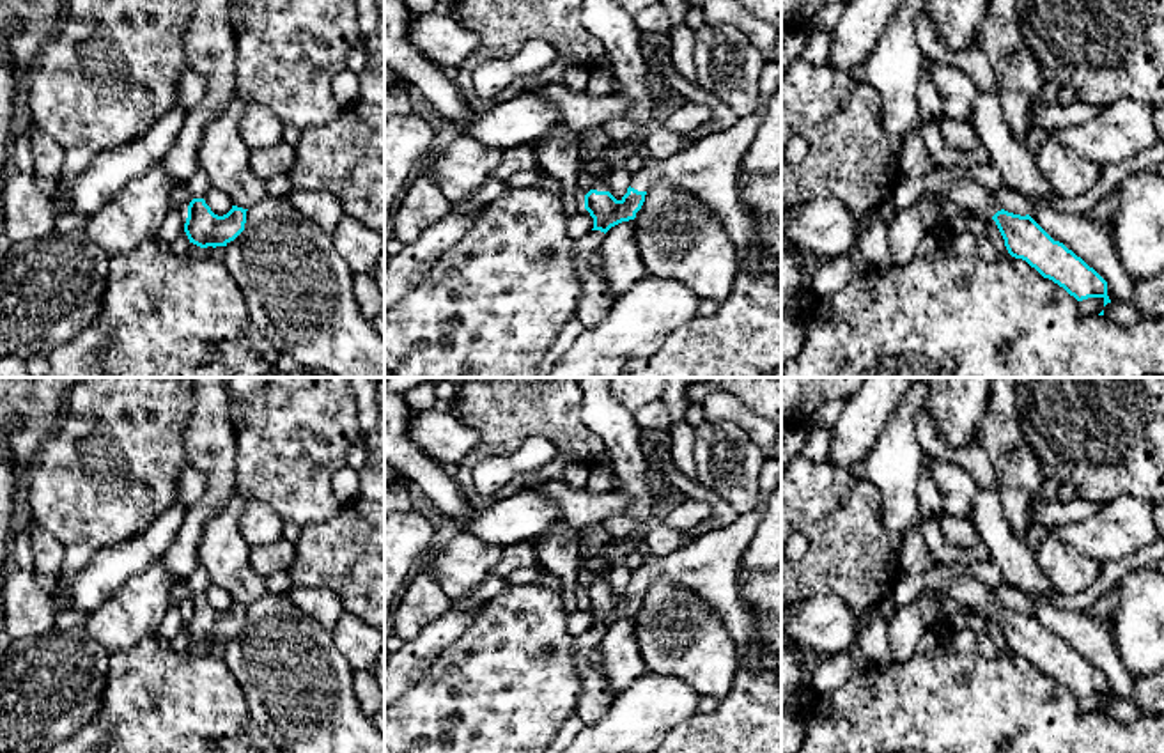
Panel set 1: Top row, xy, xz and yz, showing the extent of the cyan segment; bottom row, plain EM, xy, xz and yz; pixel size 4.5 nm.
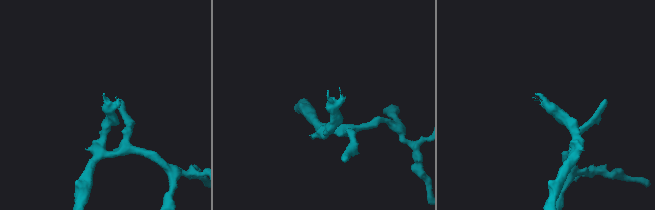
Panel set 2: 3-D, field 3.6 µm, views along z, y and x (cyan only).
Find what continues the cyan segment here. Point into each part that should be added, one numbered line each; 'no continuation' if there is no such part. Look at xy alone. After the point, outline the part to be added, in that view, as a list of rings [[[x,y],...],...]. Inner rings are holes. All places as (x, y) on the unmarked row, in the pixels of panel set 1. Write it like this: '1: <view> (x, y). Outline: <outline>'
no continuation

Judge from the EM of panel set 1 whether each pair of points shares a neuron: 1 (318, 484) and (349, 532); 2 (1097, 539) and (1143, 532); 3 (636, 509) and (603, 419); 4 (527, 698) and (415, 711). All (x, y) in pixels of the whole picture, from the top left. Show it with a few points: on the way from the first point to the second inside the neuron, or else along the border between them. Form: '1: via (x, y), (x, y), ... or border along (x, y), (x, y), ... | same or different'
1: border along (344, 505), (328, 520), (300, 527) | different
2: via (1108, 535), (1113, 532), (1132, 532) | same
3: via (636, 486), (622, 442) | same
4: via (498, 698), (489, 706), (454, 706), (443, 711) | same

